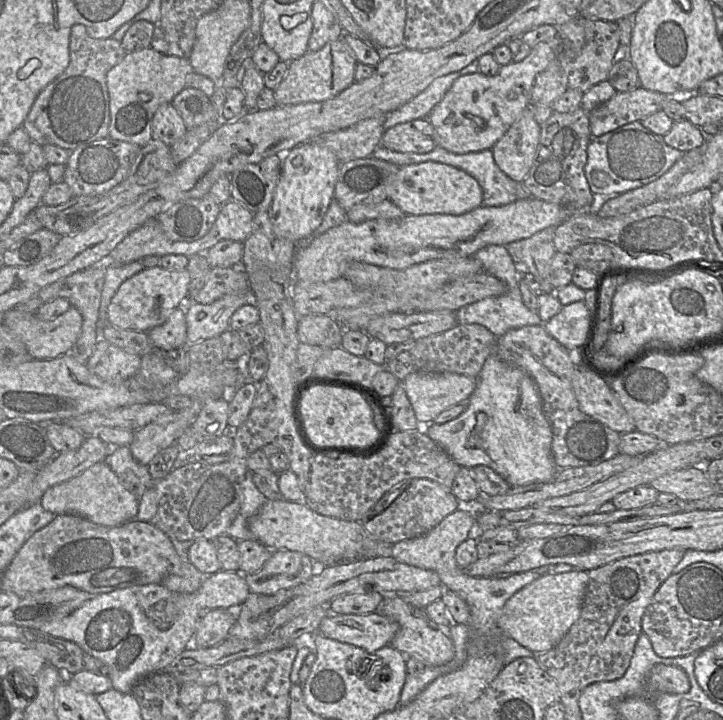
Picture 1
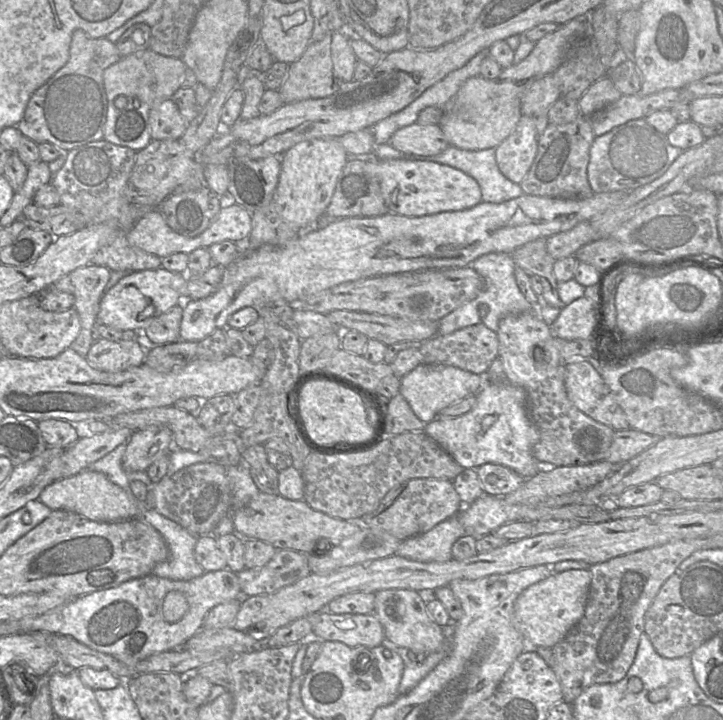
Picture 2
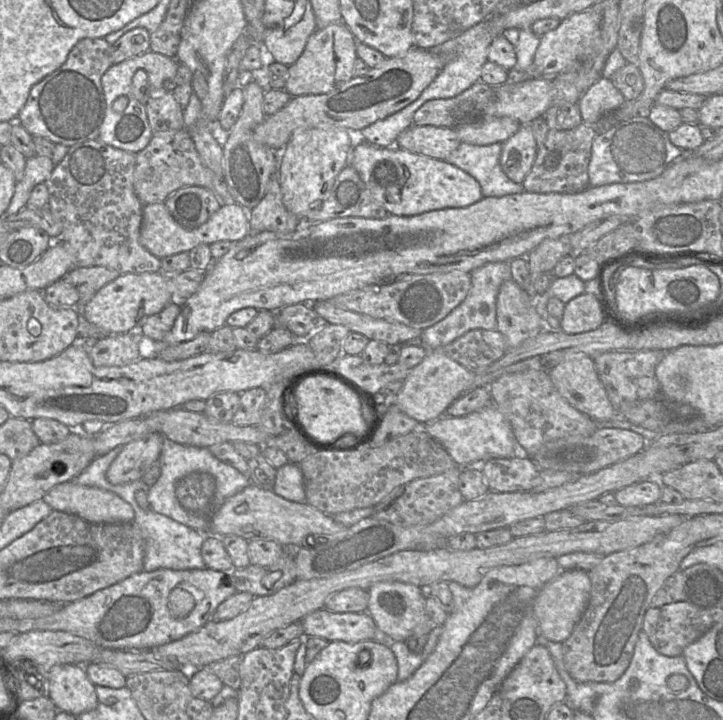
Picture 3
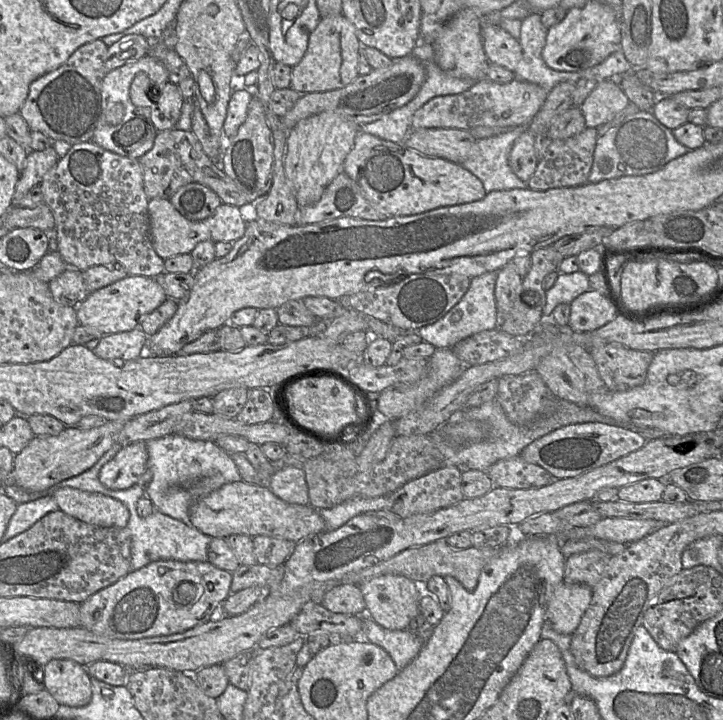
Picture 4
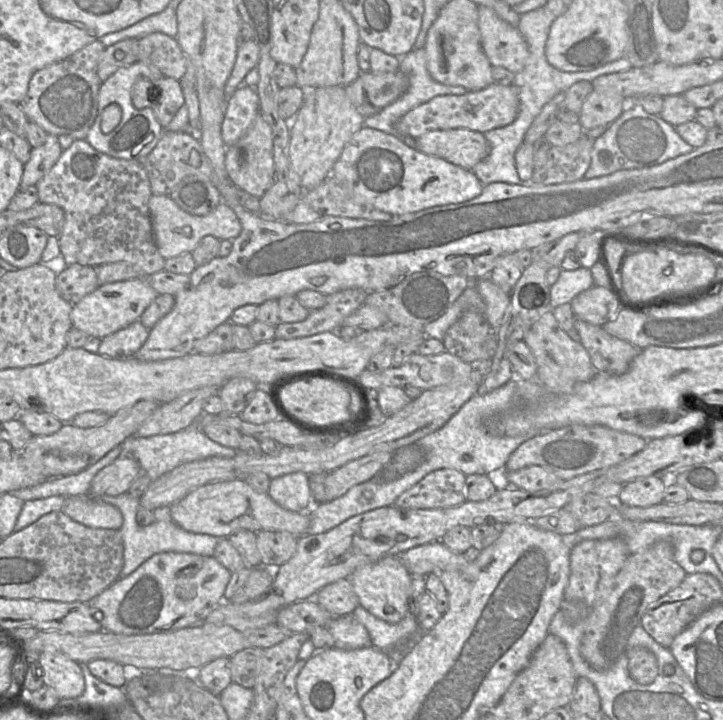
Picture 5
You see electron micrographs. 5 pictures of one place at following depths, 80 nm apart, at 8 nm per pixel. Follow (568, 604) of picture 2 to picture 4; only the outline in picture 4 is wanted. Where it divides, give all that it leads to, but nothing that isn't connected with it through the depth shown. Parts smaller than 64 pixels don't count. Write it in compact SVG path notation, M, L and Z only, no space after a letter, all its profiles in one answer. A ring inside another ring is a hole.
M561 583L554 591L546 611L546 620L560 634L572 635L588 608L592 588L586 584Z

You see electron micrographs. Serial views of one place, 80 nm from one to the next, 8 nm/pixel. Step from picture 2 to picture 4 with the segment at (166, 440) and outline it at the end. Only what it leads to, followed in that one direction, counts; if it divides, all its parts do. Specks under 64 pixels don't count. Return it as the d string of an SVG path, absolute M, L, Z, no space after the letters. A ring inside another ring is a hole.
M144 441L127 444L102 467L99 481L111 490L128 489L146 471L147 461L148 451Z

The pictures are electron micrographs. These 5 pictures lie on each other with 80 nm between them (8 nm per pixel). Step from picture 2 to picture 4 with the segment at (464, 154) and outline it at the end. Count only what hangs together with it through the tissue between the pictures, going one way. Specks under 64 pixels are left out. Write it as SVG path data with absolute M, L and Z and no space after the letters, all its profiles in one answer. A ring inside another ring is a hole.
M517 126L499 134L479 139L461 166L475 175L486 193L492 191L528 189L527 182L520 180L509 166L508 157L516 139L528 129Z

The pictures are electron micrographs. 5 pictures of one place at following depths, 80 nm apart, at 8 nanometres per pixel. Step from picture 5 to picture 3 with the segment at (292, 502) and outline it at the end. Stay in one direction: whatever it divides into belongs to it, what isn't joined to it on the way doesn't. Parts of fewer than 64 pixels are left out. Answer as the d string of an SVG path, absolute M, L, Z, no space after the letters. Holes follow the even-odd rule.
M289 463L276 470L275 494L296 503L307 503L304 478L298 464Z

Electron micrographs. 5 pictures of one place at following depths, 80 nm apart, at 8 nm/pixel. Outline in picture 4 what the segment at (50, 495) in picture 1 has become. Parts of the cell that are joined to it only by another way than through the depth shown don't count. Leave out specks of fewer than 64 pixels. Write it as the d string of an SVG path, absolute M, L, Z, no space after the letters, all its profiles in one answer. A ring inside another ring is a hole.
M63 486L52 489L51 495L59 510L87 524L119 528L128 524L129 510L112 497Z

